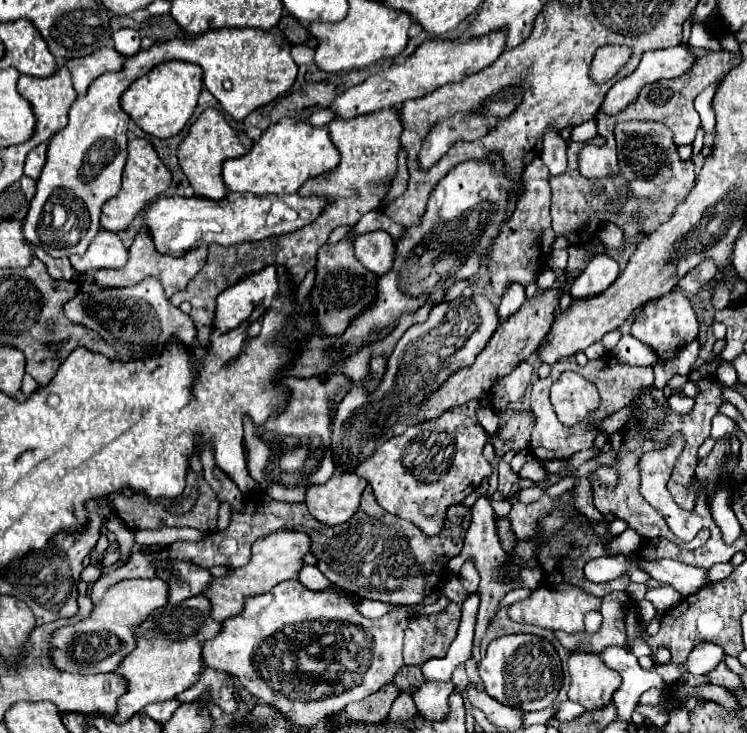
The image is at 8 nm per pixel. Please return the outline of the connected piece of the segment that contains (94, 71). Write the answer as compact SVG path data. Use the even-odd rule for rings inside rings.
M101 48L89 56L69 60L67 68L73 78L73 88L79 96L85 96L87 88L103 72L119 72L125 64L125 58L115 48Z

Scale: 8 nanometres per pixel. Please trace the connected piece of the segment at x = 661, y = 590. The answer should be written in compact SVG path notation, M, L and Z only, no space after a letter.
M659 586L659 588L653 588L647 592L645 596L655 608L659 614L667 612L669 608L675 608L679 604L679 592L675 588L669 588L669 586Z

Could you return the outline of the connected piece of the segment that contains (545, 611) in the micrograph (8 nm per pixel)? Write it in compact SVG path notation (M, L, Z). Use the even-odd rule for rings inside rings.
M545 582L543 586L539 586L537 590L533 590L533 594L525 600L519 600L515 604L511 604L509 608L509 616L513 622L527 622L527 624L535 624L541 628L549 628L549 630L563 630L563 632L581 632L583 630L583 618L587 612L591 610L599 610L601 608L601 598L595 598L571 584L551 584Z

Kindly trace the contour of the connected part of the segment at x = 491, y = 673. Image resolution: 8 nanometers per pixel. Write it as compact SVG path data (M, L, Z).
M509 634L495 638L487 648L485 658L479 662L479 676L485 692L491 698L523 712L535 712L553 706L563 680L557 650L549 640L535 634Z

